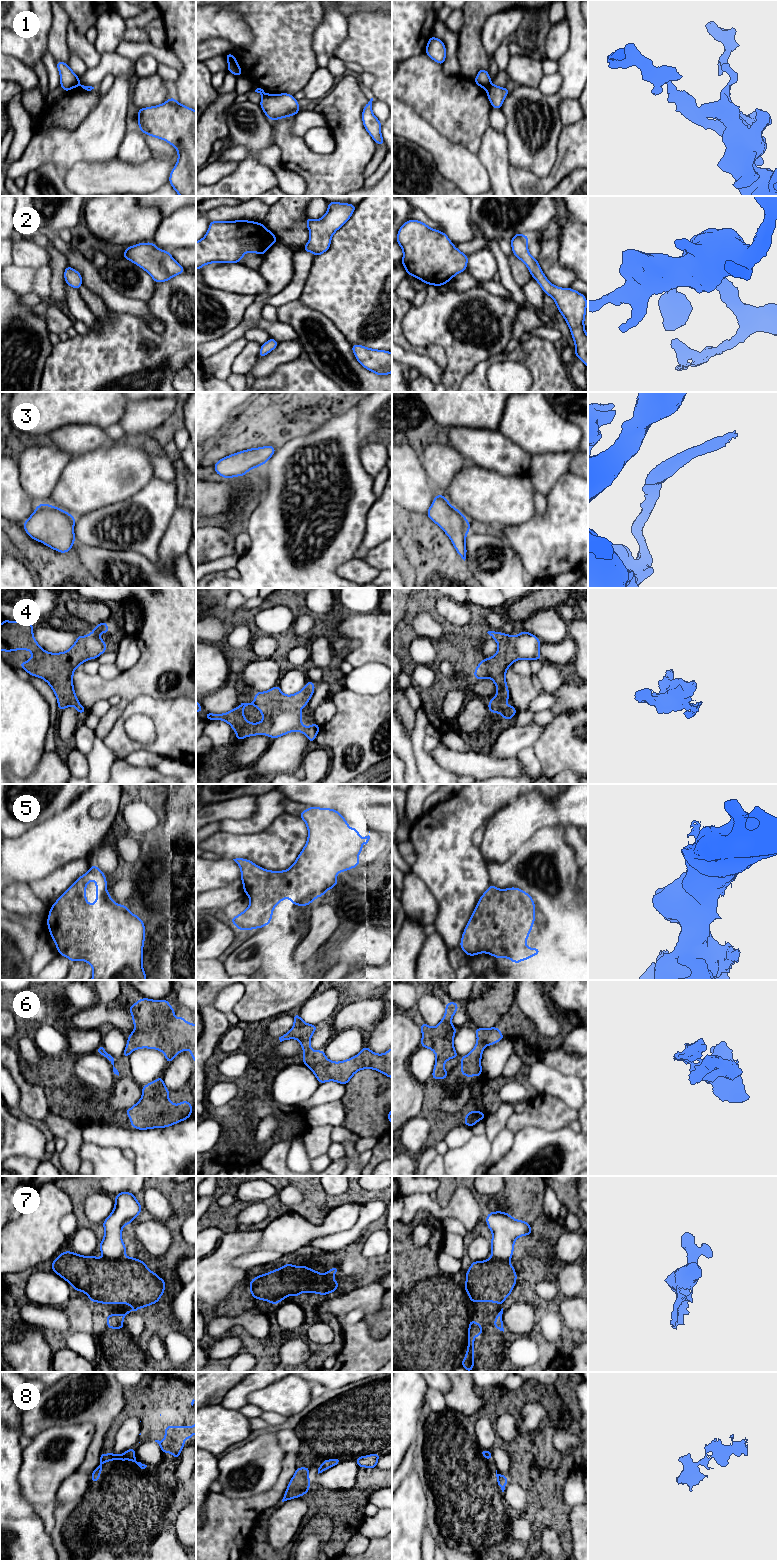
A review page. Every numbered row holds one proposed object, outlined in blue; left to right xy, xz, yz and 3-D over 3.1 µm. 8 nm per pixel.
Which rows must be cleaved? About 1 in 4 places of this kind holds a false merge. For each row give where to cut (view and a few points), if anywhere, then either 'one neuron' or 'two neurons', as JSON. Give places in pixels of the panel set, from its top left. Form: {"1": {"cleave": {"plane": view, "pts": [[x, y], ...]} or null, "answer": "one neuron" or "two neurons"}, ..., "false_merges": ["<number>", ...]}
{"1": {"cleave": {"plane": "yz", "pts": [[490, 83], [485, 88]]}, "answer": "two neurons"}, "2": {"cleave": null, "answer": "one neuron"}, "3": {"cleave": null, "answer": "one neuron"}, "4": {"cleave": null, "answer": "one neuron"}, "5": {"cleave": null, "answer": "one neuron"}, "6": {"cleave": null, "answer": "one neuron"}, "7": {"cleave": {"plane": "xy", "pts": [[103, 1256], [109, 1259], [124, 1257]]}, "answer": "two neurons"}, "8": {"cleave": null, "answer": "one neuron"}, "false_merges": ["1", "7"]}

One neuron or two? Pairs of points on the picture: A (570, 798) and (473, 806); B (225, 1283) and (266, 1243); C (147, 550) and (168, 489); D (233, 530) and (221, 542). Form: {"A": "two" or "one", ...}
{"A": "two", "B": "two", "C": "one", "D": "two"}

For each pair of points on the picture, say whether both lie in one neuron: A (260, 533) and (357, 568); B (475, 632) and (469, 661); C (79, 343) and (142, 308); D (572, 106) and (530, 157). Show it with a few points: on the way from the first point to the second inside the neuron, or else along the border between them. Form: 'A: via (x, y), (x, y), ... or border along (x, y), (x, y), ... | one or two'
A: border along (354, 557), (345, 561), (337, 568), (339, 576) | two
B: via (469, 639), (469, 654) | one
C: border along (107, 309), (139, 317), (150, 328) | two
D: border along (572, 98), (559, 104), (563, 125) | two

